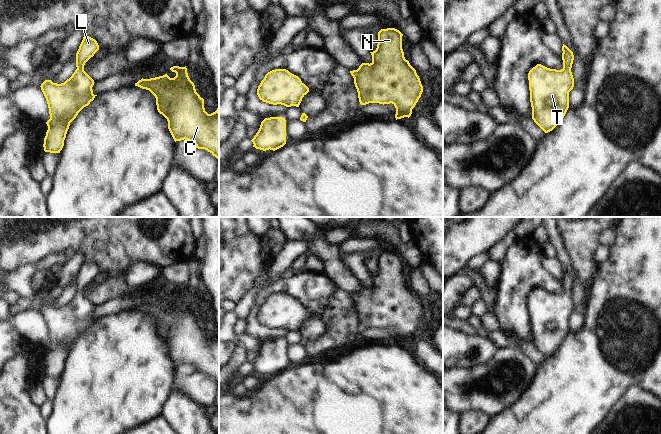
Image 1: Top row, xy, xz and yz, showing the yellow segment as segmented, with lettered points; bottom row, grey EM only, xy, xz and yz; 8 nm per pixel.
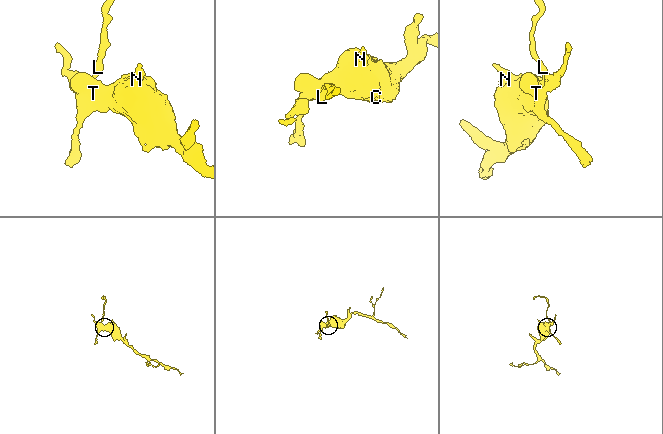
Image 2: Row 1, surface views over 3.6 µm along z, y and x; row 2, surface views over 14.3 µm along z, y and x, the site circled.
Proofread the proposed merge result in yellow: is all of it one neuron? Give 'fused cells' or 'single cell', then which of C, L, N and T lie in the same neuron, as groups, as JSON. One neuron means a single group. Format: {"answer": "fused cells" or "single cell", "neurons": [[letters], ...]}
{"answer": "single cell", "neurons": [["C", "L", "N", "T"]]}

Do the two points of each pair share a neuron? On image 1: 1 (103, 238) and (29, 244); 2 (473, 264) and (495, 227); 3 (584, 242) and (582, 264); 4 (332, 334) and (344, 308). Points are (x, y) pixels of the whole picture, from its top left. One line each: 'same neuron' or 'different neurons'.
1: same neuron
2: different neurons
3: same neuron
4: same neuron

